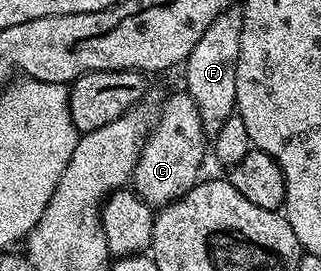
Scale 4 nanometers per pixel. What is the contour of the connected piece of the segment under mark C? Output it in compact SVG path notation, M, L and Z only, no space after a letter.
M185 92L174 94L157 115L150 137L142 146L142 155L132 175L132 189L152 208L161 208L184 196L203 177L202 161L208 158L208 135L200 124L200 112Z

